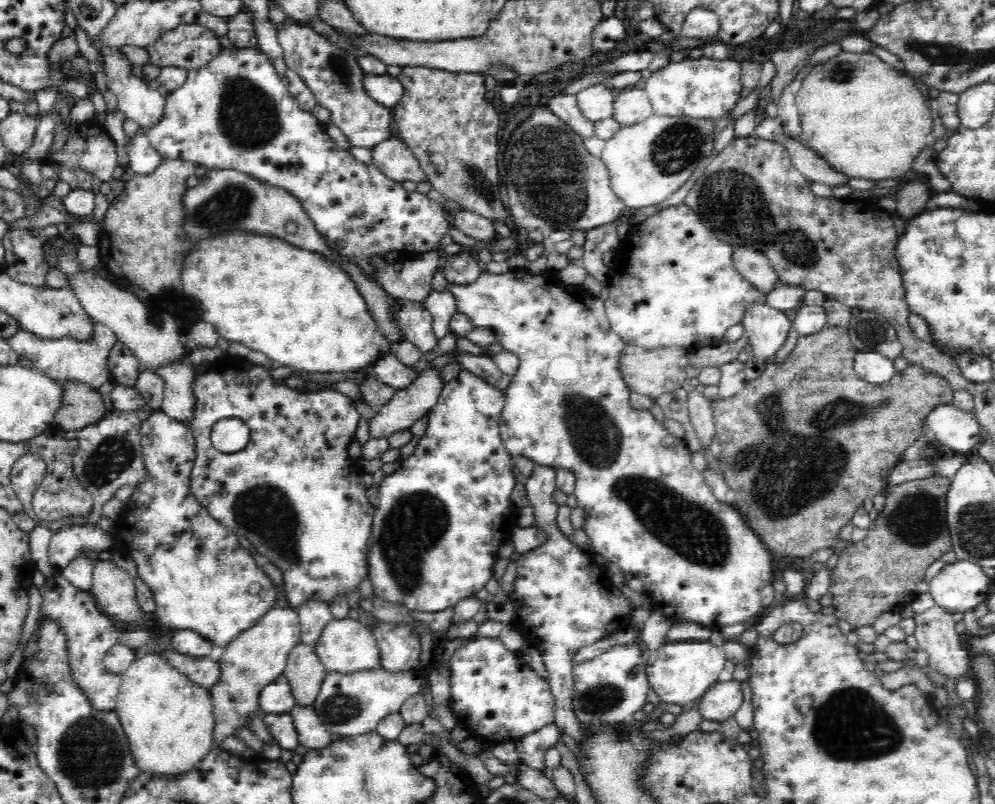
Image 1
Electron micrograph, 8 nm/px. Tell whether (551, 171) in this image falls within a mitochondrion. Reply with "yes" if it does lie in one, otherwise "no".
yes

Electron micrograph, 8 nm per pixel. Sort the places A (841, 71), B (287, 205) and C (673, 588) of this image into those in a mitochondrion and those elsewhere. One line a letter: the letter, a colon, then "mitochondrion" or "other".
A: mitochondrion
B: other
C: other

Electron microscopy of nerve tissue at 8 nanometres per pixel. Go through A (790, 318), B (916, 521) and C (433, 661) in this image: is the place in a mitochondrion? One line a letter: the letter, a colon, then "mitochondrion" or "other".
A: other
B: mitochondrion
C: other

